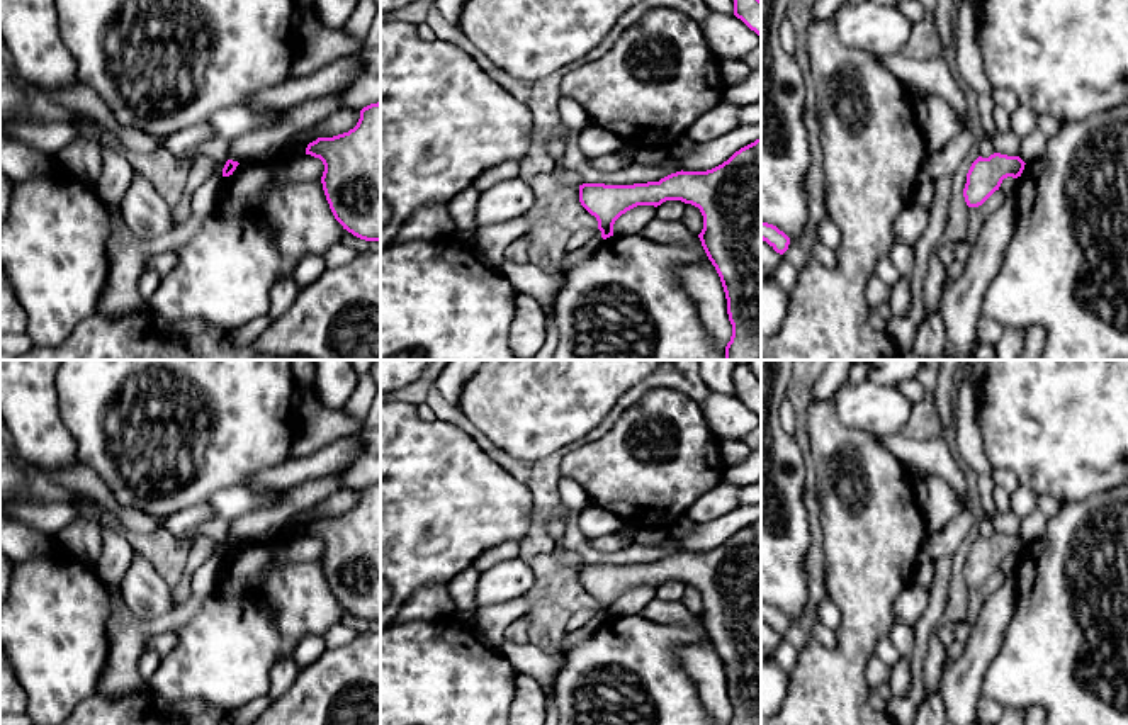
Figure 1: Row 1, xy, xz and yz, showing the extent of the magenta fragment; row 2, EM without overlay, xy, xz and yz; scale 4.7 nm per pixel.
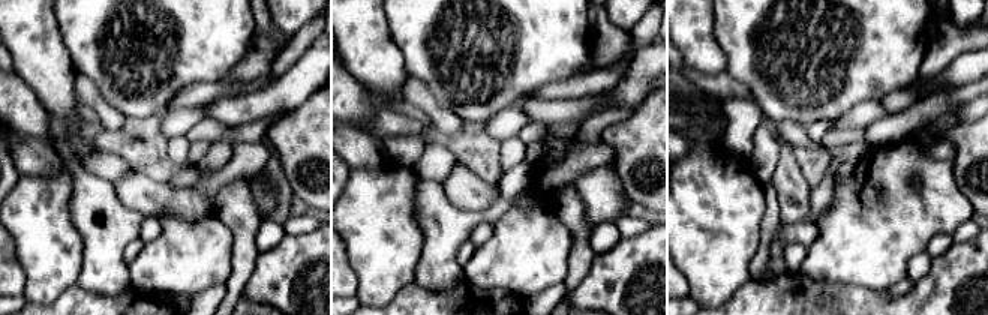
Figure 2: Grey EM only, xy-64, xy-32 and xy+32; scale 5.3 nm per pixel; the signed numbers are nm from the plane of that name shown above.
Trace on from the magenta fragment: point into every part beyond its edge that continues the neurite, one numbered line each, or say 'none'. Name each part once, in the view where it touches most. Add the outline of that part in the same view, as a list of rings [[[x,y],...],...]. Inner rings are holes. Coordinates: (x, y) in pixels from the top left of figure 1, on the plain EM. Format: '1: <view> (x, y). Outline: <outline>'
none

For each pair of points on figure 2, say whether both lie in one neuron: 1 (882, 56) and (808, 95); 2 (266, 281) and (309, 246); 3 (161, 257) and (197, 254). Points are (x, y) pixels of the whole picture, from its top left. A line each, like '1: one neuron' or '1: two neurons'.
1: one neuron
2: one neuron
3: one neuron

